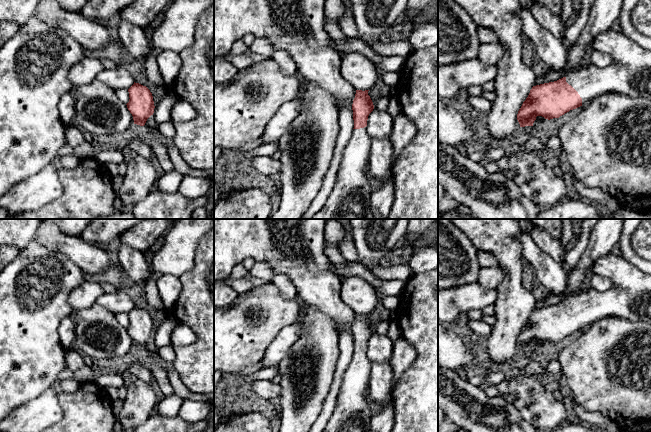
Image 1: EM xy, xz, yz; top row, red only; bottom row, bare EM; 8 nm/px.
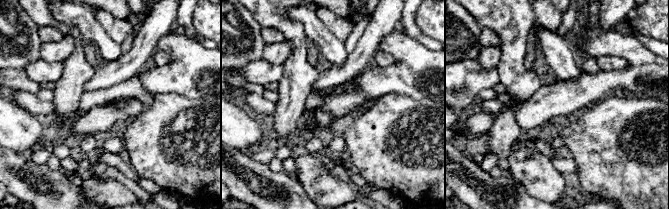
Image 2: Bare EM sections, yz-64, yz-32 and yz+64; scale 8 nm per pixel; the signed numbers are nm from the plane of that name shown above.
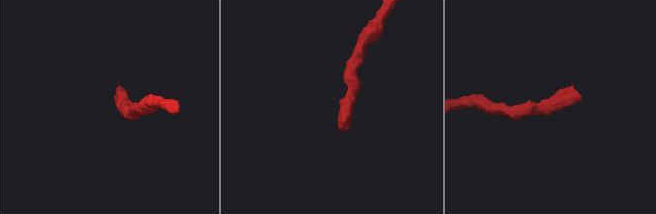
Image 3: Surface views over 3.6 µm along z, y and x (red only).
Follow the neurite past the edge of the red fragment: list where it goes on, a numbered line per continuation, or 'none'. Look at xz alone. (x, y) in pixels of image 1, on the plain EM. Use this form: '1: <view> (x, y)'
1: xz (352, 413)

